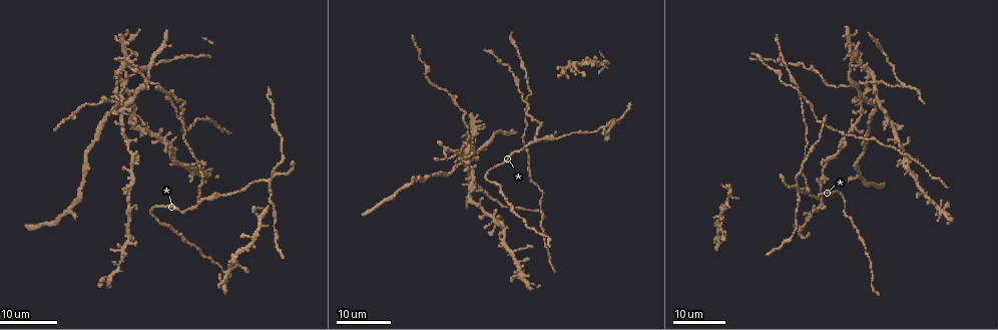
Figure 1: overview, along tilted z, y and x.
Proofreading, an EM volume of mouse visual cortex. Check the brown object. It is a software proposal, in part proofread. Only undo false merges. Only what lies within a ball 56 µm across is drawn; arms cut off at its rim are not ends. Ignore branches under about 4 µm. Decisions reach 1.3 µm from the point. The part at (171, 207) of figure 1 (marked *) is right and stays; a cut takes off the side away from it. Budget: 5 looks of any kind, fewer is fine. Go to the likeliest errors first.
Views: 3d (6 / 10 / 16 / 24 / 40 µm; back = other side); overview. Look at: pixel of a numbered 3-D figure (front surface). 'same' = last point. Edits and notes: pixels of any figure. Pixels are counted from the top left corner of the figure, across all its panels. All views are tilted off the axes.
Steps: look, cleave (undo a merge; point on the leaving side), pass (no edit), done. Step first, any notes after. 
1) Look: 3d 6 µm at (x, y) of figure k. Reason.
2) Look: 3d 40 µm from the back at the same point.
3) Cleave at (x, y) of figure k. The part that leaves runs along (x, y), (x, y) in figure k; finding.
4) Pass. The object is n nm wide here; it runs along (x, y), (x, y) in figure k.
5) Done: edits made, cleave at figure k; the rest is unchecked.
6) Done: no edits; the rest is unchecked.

Look: 3d 24 µm at (128, 204) of figure 1. Four or more arms meet.

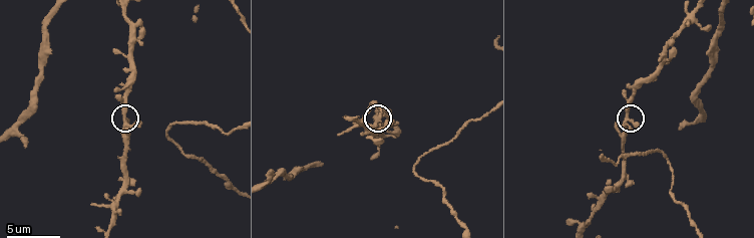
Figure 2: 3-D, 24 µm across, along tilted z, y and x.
Look: 3d 6 µm at (625, 120) of figure 2. Zoom in.

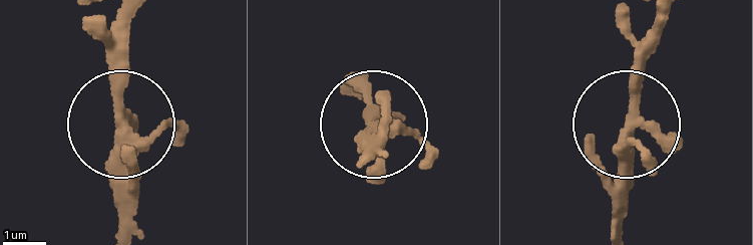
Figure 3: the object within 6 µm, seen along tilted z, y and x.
Pass. 4 arms meet here; all the same cell.

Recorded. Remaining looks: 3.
Look: 3d 24 µm at (904, 82) of figure 1. Three-way junction.

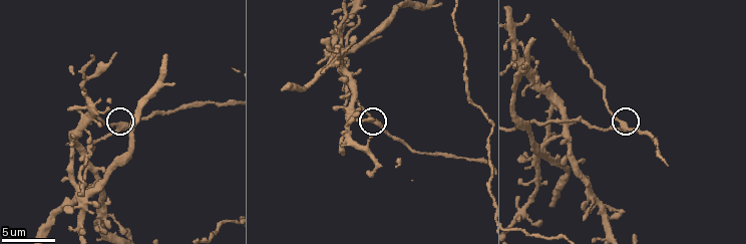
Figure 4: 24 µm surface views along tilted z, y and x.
Look: 3d 10 µm at (621, 123) of figure 4. Closer look.

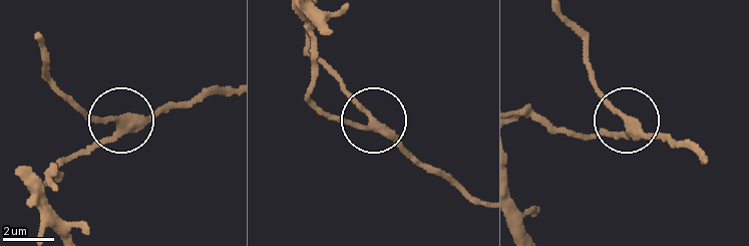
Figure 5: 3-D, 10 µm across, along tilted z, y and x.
Pass. The side arm is 14 µm long; continuous, no second cell.

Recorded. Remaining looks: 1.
Look: 3d 10 µm at (570, 119) of figure 4.

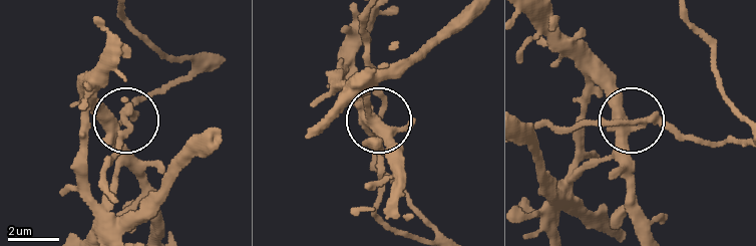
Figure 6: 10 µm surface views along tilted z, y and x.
Pass. Continuous, no second cell.

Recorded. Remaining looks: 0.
Done: no edits; the rest is unchecked.

